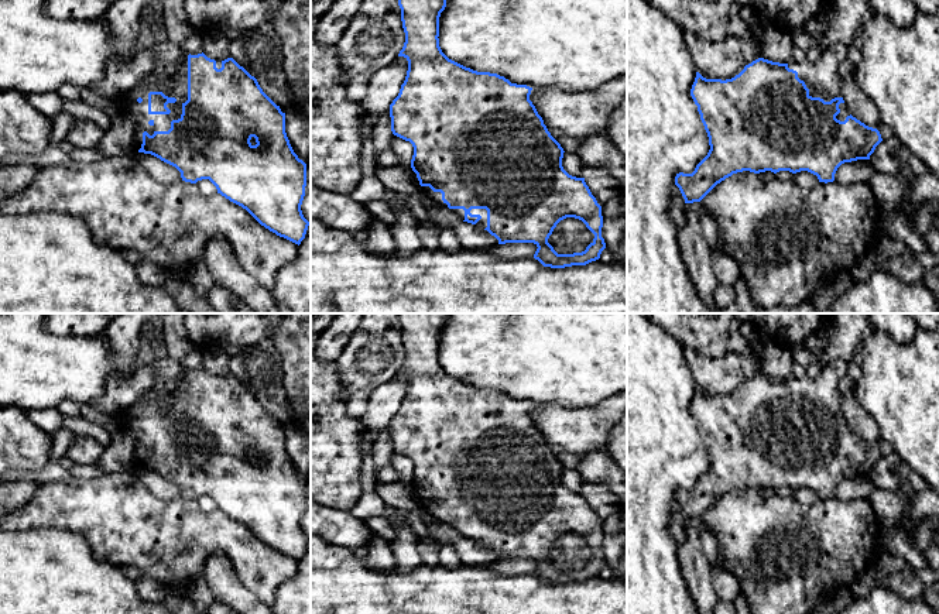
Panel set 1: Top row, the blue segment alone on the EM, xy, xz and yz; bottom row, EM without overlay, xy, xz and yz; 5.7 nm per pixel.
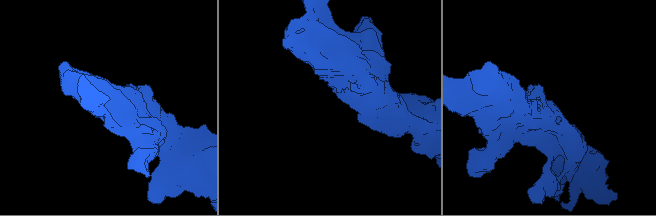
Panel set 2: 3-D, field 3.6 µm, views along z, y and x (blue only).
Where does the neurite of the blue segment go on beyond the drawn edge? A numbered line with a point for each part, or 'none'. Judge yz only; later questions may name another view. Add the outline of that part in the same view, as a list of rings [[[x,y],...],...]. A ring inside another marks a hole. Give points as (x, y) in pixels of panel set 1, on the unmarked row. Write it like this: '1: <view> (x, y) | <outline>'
1: yz (822, 394) | [[[835,359],[823,364],[816,377],[791,374],[787,380],[805,398],[809,412],[830,418],[835,414],[842,414],[843,394],[839,390],[839,383],[847,374],[847,366],[844,360]]]

